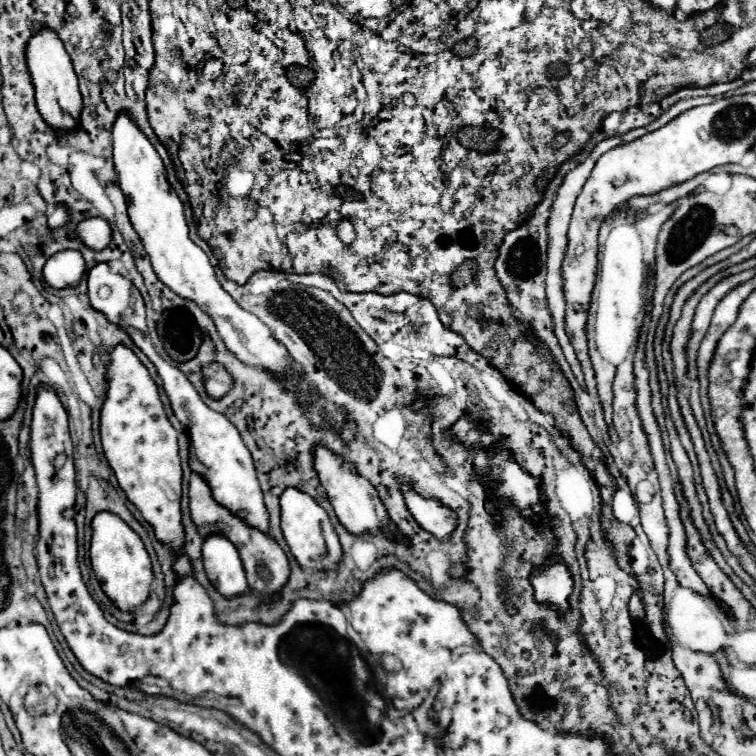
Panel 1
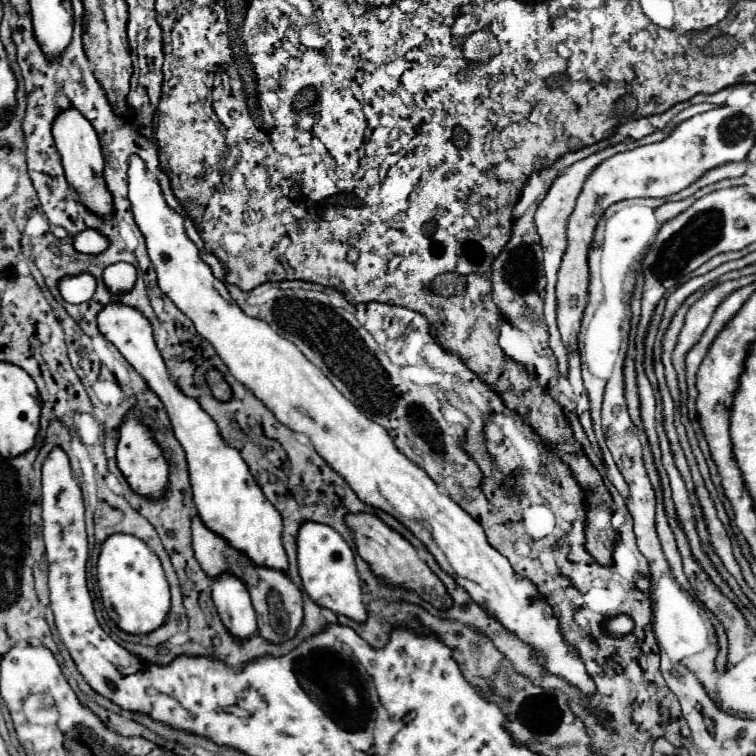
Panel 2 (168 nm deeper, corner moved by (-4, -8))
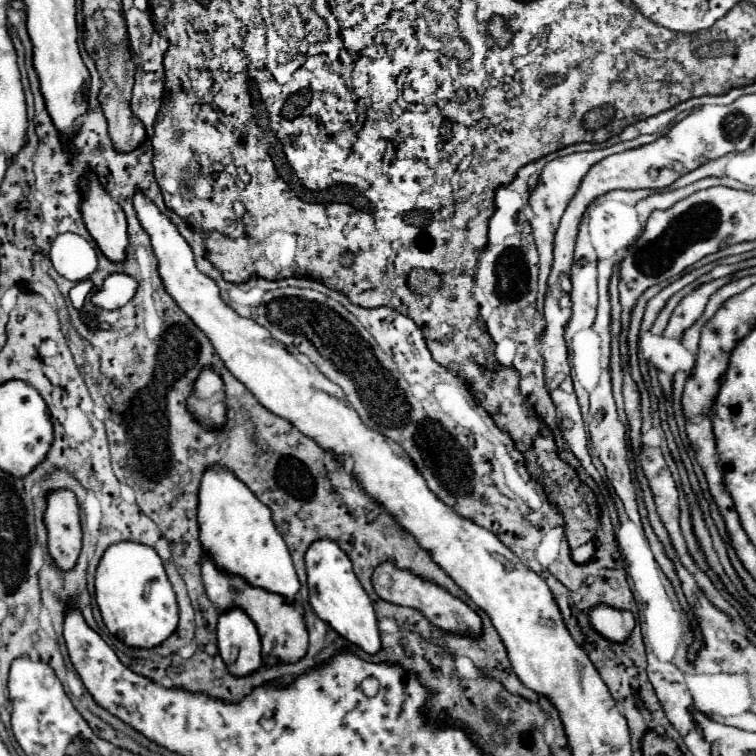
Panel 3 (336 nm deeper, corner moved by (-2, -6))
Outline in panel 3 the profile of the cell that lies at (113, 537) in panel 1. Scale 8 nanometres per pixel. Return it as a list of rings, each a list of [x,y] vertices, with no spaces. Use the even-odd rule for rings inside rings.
[[[134,541],[110,545],[96,569],[96,601],[104,625],[124,645],[152,649],[164,643],[178,627],[178,605],[174,589],[166,577],[162,559],[154,549]]]

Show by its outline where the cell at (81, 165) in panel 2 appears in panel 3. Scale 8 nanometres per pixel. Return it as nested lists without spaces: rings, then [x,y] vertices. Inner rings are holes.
[[[86,175],[86,185],[82,187],[82,217],[88,233],[112,263],[126,261],[128,251],[128,223],[122,207],[90,177]]]

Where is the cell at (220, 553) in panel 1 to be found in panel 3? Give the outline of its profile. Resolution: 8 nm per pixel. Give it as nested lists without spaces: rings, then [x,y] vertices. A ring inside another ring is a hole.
[[[232,609],[220,615],[216,645],[234,677],[248,677],[262,667],[258,631],[242,609]]]

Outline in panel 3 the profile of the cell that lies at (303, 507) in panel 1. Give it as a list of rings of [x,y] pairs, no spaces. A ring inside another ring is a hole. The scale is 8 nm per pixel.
[[[326,539],[326,541],[314,541],[306,553],[306,571],[308,571],[308,589],[310,589],[310,605],[314,613],[328,623],[340,637],[344,637],[348,643],[360,647],[364,653],[374,655],[380,651],[380,631],[378,621],[374,615],[374,607],[366,591],[362,589],[358,577],[352,571],[352,563],[342,553],[338,543]]]

